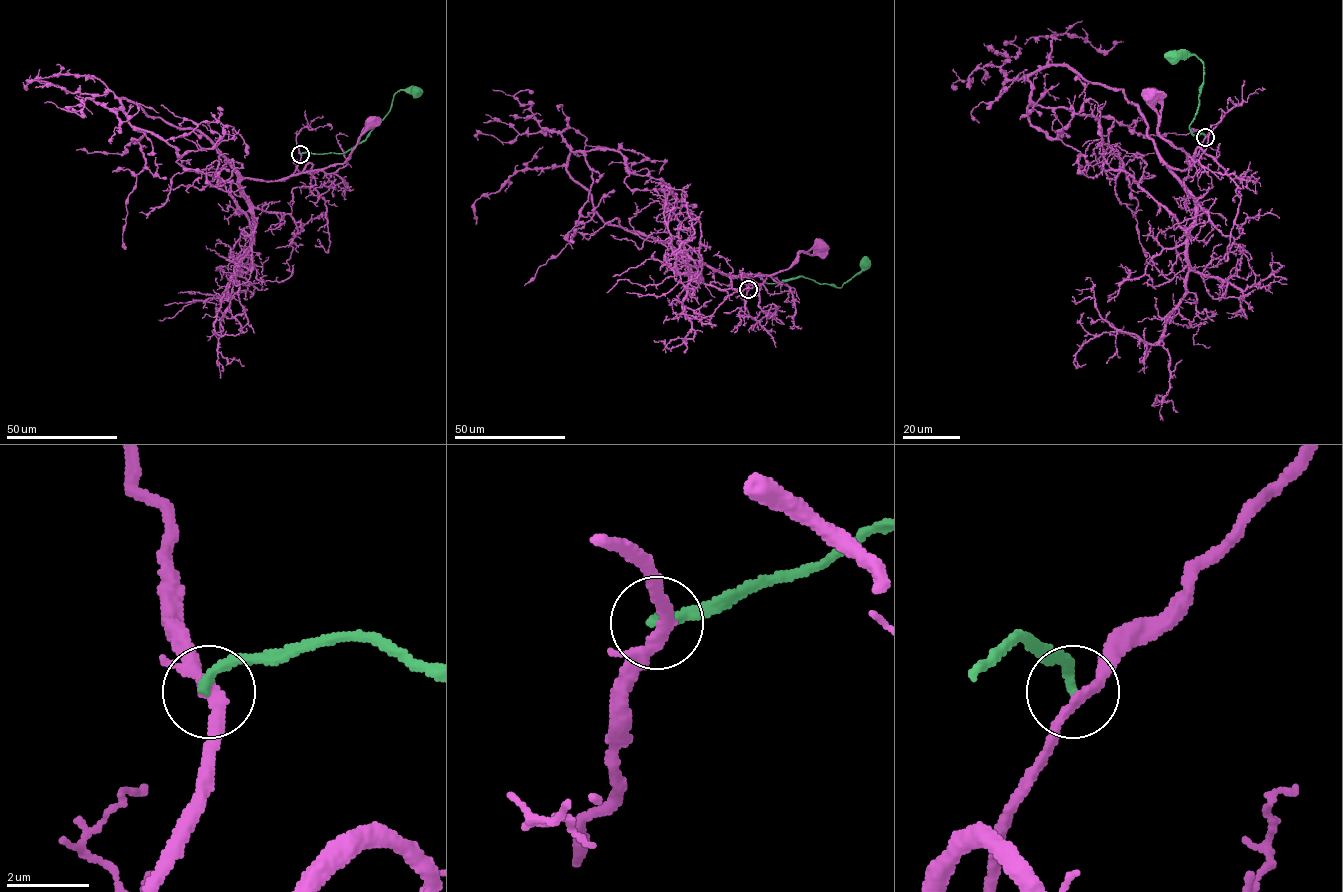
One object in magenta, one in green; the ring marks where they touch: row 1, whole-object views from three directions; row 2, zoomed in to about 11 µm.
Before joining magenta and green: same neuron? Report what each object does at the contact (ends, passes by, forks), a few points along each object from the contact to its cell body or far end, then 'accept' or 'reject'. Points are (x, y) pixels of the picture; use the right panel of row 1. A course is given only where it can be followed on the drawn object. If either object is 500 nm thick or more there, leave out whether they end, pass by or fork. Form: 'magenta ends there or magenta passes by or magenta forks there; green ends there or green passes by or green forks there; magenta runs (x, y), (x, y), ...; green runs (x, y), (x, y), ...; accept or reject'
magenta passes by; green ends there; magenta runs (1205, 137), (1198, 154), (1189, 162), (1181, 149), (1176, 149), (1160, 135), (1157, 112), (1150, 95); green runs (1205, 137), (1189, 130), (1198, 106), (1203, 63), (1194, 54), (1175, 61), (1175, 58); reject

